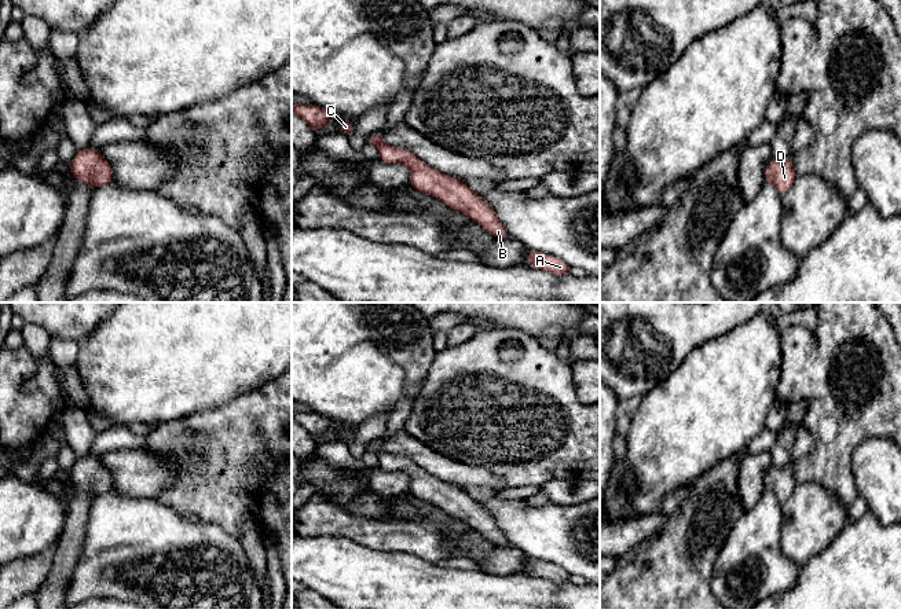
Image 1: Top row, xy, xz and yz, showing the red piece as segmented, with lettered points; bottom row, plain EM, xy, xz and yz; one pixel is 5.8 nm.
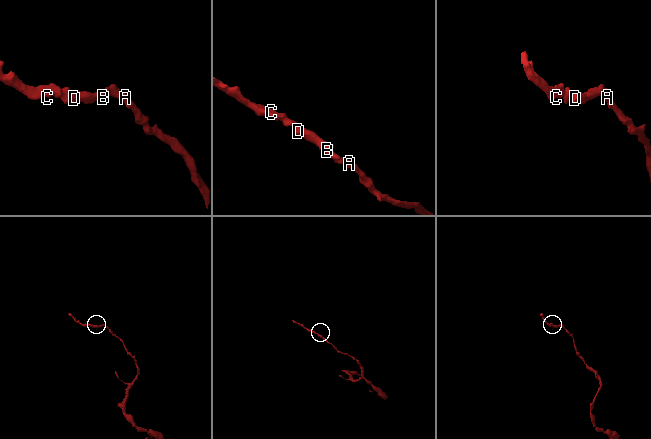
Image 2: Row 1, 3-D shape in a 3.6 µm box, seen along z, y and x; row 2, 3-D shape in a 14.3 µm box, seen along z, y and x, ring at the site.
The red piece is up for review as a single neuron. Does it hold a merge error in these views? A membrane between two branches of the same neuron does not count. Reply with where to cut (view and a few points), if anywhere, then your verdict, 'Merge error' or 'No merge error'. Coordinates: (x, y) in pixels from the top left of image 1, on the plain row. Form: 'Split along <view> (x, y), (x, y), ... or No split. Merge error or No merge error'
No split. No merge error

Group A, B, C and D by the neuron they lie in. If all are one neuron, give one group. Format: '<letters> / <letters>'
A B C D

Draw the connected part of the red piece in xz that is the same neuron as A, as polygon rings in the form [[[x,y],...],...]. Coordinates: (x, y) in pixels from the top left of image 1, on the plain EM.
[[[527,557],[527,569],[531,576],[543,577],[558,584],[569,583],[569,573],[563,568]]]

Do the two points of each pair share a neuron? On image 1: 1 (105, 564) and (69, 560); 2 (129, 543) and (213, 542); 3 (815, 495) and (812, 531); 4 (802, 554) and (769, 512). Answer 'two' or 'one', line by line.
1: two
2: one
3: one
4: two

